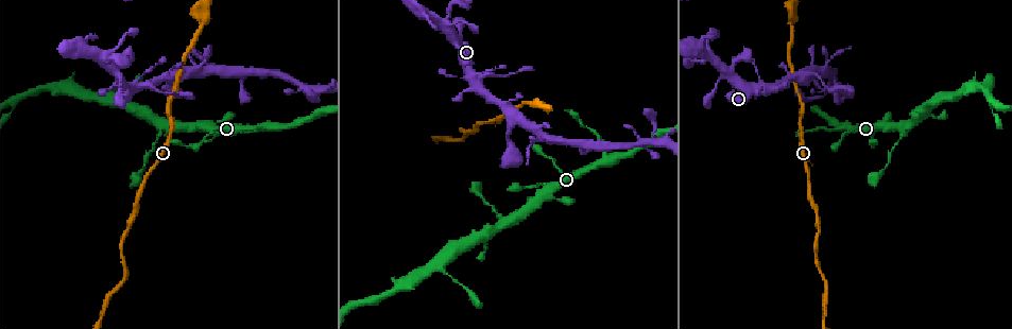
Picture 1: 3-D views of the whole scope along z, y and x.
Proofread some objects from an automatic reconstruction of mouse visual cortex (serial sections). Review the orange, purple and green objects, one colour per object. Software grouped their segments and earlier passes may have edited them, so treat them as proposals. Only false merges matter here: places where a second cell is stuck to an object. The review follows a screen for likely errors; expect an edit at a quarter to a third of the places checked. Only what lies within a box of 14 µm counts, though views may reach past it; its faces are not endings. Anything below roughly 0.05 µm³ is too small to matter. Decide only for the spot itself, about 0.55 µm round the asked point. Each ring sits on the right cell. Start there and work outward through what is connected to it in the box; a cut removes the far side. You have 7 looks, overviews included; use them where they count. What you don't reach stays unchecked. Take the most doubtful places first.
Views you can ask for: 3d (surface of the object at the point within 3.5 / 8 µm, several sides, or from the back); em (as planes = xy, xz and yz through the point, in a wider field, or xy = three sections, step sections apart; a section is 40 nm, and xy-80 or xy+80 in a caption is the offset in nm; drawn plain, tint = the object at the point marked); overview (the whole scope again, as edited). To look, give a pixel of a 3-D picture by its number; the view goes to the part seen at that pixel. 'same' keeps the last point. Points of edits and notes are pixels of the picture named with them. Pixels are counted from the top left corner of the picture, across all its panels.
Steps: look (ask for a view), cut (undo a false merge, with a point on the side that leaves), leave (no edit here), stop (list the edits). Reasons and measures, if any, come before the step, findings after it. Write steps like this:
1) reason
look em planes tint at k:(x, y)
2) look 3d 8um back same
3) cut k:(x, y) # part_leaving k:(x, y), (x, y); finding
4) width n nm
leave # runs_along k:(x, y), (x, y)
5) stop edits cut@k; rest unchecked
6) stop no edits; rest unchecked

three arms meet
look 3d 3.5um back at 1:(764, 88)

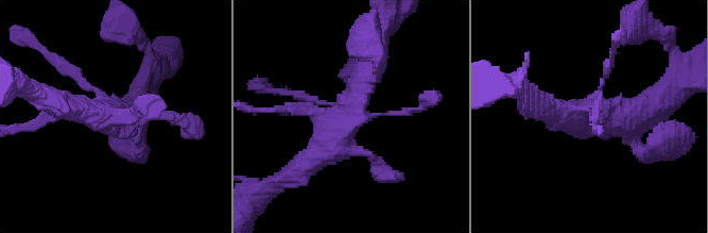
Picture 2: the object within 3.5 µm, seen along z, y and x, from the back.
shape alone is not enough
look em xy step 5 tint at 2:(110, 118)

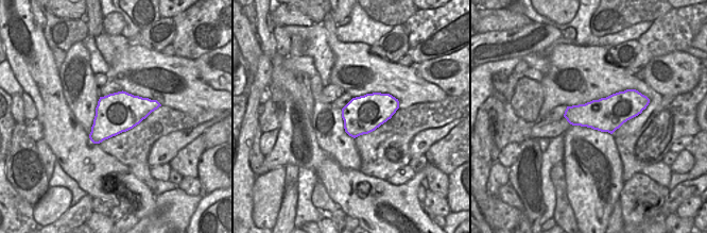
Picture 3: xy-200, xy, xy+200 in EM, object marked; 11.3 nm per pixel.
width 420 nm
leave # runs_along 2:(379, 70), (300, 168); continuous, no second cell

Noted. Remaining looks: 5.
a fork
look 3d 3.5um at 1:(794, 20)

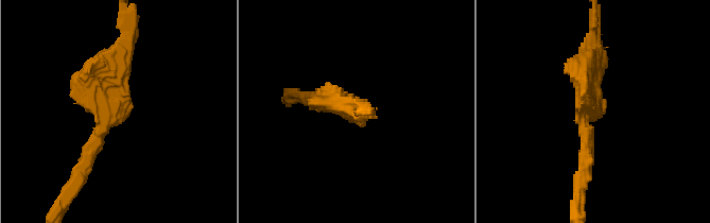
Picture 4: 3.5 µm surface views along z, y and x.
shape alone is not enough
look em xy step 1 tint at 4:(116, 110)

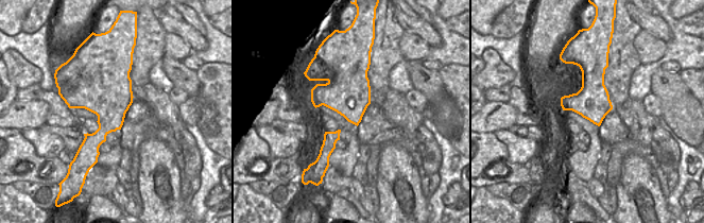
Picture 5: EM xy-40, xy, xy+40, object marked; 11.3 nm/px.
cut it another way
look em xy step 3 tint same

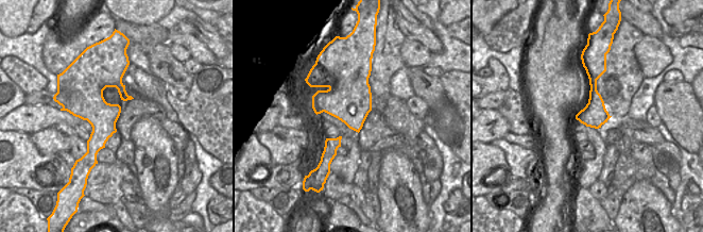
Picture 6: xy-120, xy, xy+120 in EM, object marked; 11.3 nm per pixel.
width 550 nm
leave # runs_along 4:(82, 172), (115, 114), (127, 41); one cell here

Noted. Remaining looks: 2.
arms part here
look 3d 3.5um at 1:(848, 125)

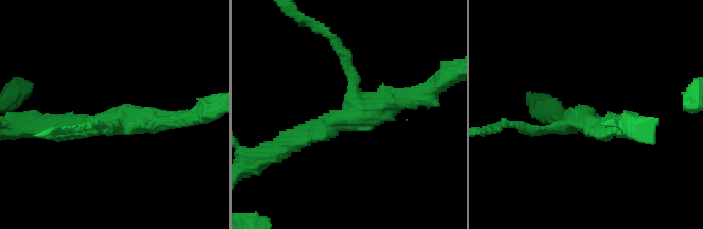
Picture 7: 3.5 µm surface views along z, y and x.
now the EM
look em xy step 1 tint at 7:(363, 109)

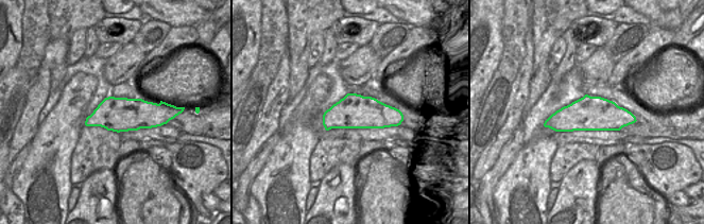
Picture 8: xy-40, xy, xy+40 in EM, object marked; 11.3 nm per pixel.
cut 7:(346, 54) # part_leaving 7:(355, 95), (347, 60), (319, 28); two cells meet here

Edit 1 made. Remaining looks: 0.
stop edits cut@7; rest unchecked

